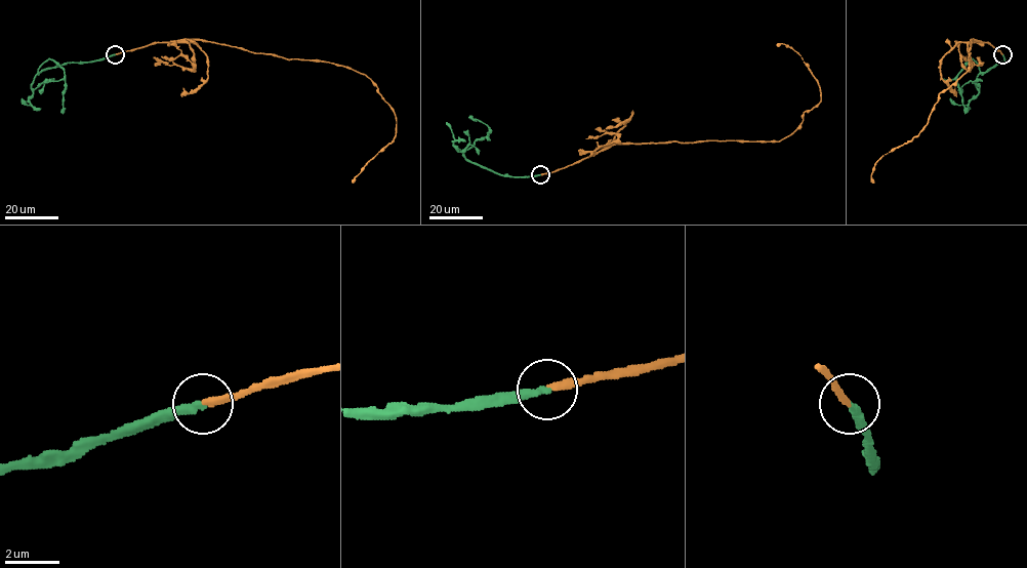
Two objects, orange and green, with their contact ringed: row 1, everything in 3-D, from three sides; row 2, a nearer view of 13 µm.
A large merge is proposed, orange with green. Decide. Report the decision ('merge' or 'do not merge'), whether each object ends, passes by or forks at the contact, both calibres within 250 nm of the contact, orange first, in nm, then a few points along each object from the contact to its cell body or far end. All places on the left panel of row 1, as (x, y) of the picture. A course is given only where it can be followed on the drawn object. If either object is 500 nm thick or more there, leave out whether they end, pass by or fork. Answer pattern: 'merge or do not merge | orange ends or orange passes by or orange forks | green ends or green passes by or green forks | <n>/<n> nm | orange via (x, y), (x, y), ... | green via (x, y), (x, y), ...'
merge | orange ends | green ends | 240/260 nm | orange via (115, 54), (160, 42), (202, 40), (288, 58), (329, 62), (365, 74), (395, 115), (397, 132), (352, 183) | green via (115, 54), (95, 61), (67, 63), (39, 72), (38, 69), (51, 58), (65, 73), (63, 114)

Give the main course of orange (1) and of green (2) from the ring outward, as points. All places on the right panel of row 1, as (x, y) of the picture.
1: (1002, 54), (990, 43), (972, 40), (969, 69), (939, 94), (920, 132), (875, 163), (871, 175), (873, 183)
2: (1002, 54), (1003, 63), (986, 72), (982, 72), (973, 59), (969, 58), (959, 73), (957, 86), (964, 114)

